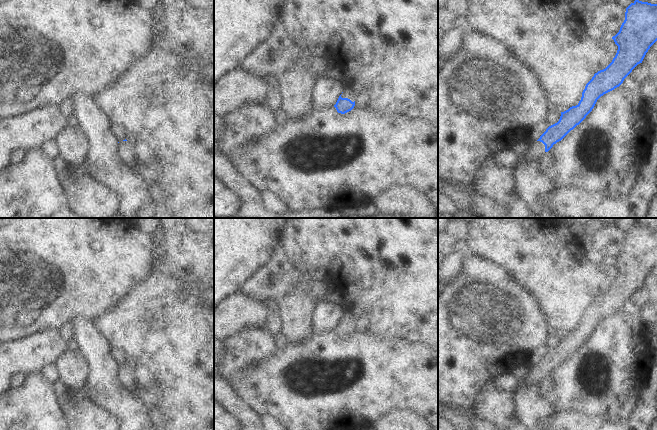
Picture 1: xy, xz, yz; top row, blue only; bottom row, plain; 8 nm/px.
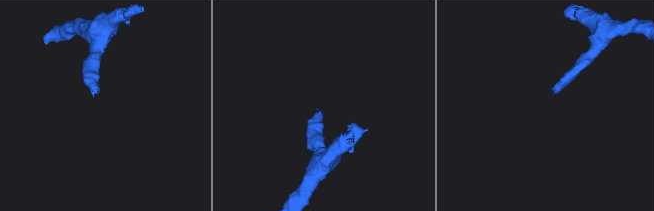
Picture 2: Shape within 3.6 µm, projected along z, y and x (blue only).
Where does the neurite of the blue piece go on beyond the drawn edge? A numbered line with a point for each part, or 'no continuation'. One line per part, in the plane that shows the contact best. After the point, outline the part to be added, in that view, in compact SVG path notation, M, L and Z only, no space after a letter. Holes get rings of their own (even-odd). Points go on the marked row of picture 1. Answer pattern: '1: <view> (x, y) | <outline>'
1: xz (347, 92) | M344 88L341 97L342 97L342 98L348 98L348 99L350 99L352 102L354 102L357 96L355 96L355 95L352 93L352 89L351 89L351 88Z

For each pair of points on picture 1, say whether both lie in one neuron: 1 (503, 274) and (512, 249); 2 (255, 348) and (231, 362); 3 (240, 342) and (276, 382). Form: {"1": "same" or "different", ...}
{"1": "different", "2": "same", "3": "different"}

